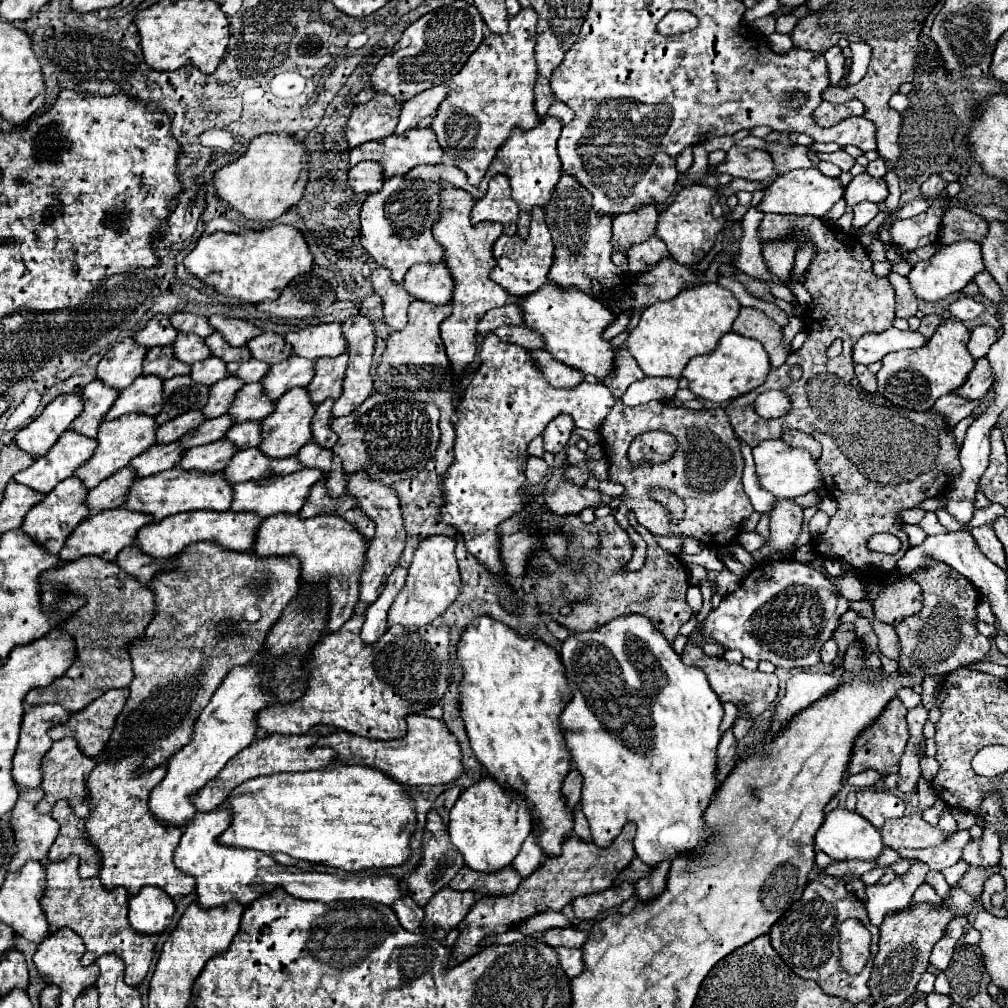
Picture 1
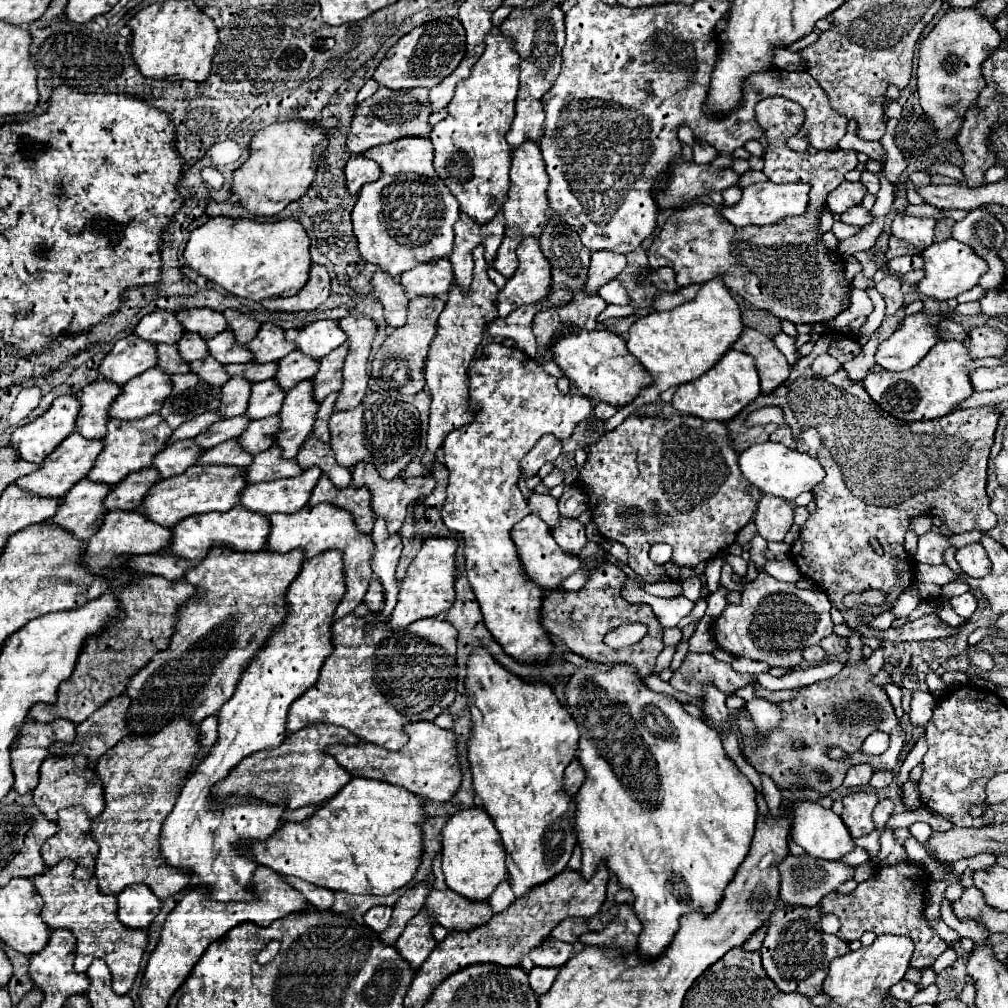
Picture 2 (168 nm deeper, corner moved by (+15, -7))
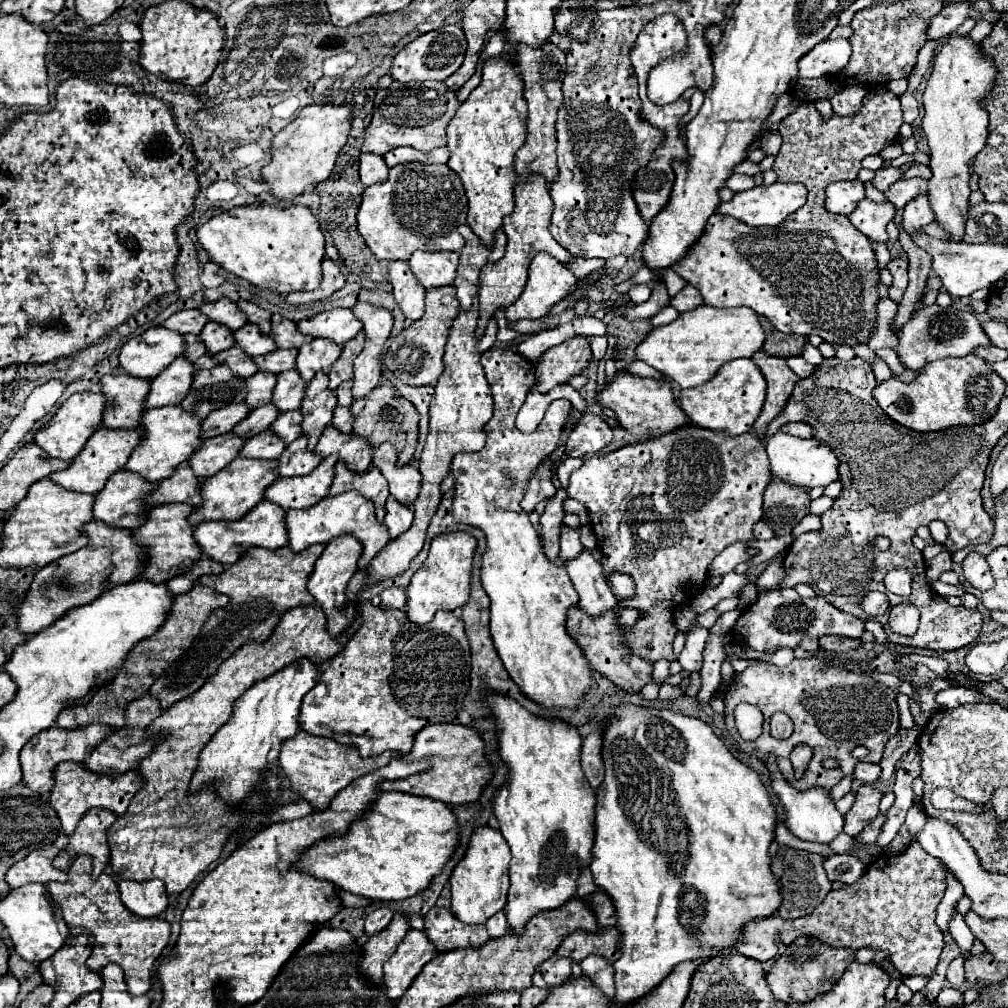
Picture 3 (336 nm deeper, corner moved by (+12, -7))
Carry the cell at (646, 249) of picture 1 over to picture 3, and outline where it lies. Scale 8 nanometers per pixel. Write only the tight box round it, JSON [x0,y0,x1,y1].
[670,284,704,312]

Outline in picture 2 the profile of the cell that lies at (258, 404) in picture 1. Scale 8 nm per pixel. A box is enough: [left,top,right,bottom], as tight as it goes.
[247,380,285,420]

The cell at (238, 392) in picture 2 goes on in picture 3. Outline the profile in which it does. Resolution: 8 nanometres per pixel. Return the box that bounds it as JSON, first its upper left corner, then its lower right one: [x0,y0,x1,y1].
[244,370,276,408]

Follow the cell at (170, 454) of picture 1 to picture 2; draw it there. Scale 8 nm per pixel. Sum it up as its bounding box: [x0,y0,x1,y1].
[153,440,203,478]

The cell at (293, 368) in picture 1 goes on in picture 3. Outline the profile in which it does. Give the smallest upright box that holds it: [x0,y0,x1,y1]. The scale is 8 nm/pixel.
[296,338,340,384]

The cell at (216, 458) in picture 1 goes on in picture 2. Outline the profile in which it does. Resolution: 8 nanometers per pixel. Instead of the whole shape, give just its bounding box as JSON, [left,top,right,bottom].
[199,440,253,468]

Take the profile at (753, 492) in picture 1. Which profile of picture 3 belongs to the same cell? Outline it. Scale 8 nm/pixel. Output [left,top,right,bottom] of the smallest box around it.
[732,588,864,652]

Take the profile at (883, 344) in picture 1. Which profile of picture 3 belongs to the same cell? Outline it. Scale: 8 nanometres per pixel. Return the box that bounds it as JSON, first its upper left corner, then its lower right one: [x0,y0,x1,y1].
[896,304,990,370]

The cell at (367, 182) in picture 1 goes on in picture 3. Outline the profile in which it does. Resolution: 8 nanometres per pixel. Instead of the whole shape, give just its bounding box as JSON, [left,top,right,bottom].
[360,154,388,188]

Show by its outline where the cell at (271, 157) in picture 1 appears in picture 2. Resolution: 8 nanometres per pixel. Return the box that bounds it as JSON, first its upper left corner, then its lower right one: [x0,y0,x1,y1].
[233,118,327,216]

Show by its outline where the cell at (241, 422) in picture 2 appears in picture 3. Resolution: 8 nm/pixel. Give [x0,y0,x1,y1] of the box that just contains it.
[232,404,280,440]

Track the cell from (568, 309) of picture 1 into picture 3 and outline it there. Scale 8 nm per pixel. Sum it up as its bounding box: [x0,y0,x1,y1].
[596,360,688,438]

